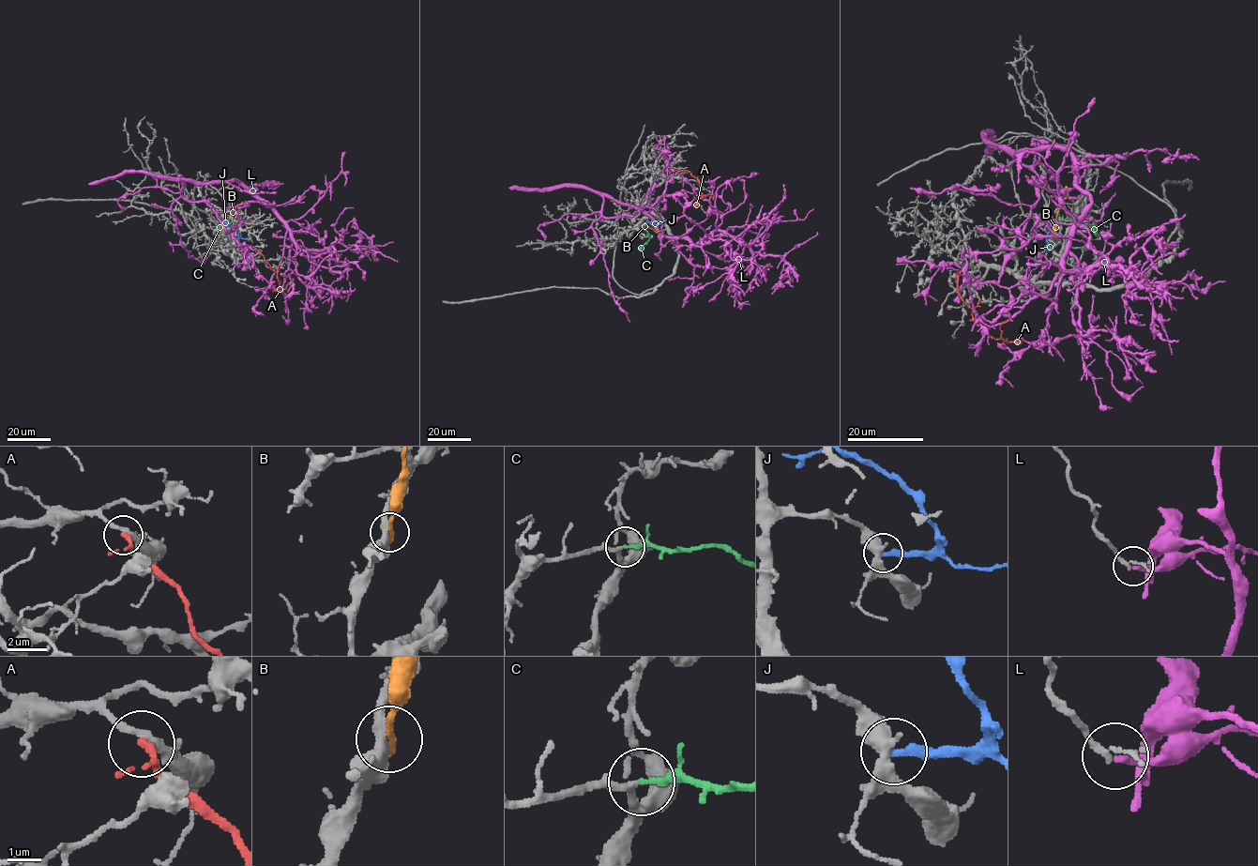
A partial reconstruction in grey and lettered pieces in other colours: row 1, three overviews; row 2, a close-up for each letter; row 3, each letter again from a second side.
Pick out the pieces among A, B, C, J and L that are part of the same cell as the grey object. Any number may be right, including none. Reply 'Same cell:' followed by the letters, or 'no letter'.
Same cell: C

